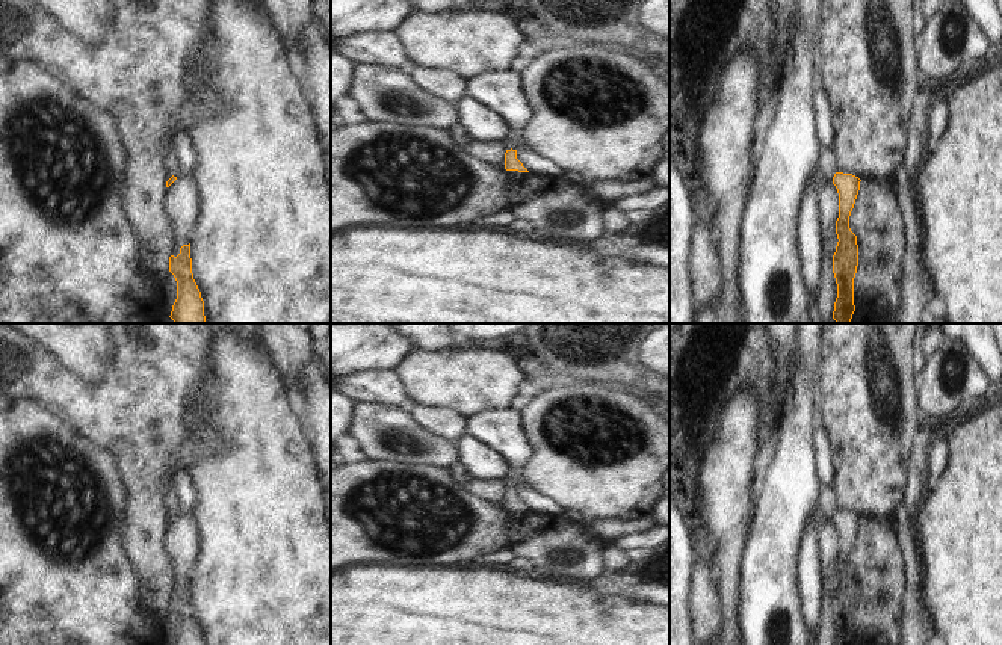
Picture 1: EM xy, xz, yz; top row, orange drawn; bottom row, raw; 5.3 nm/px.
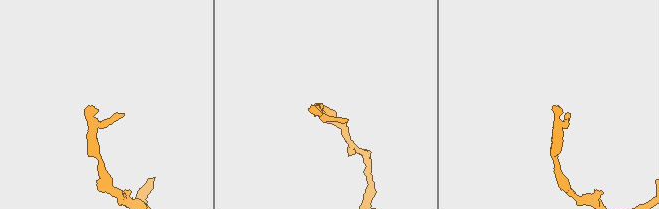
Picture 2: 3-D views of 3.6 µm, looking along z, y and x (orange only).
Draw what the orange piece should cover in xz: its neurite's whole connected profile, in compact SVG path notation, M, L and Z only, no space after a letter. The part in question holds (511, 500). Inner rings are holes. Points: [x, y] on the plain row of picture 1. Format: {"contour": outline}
{"contour": "M509 471L502 479L506 491L505 491L505 508L506 509L518 509L518 511L529 511L523 501L517 497L517 488L523 482L520 474Z"}

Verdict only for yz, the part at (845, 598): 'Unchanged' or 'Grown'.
Grown.

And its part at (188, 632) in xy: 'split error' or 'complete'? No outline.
complete

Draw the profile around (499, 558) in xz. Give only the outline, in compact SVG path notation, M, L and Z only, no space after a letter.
M494 550L491 553L485 553L481 556L484 565L491 568L505 568L508 562L511 562L514 556L508 550Z

